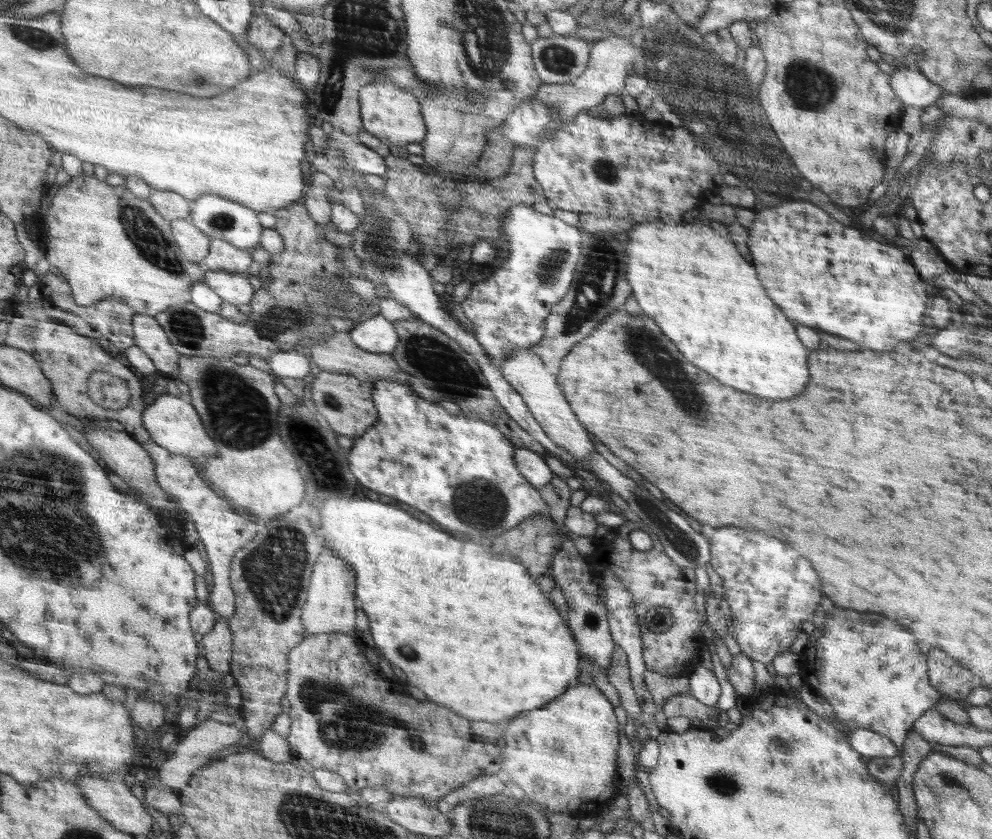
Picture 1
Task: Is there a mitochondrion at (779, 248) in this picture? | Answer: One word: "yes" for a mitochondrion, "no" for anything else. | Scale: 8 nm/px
no

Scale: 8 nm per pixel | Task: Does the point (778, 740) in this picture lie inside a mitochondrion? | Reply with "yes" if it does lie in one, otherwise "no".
yes

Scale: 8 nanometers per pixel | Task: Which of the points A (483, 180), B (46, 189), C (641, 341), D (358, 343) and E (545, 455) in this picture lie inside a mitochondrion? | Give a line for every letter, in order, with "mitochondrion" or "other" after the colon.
A: other
B: other
C: mitochondrion
D: other
E: other

